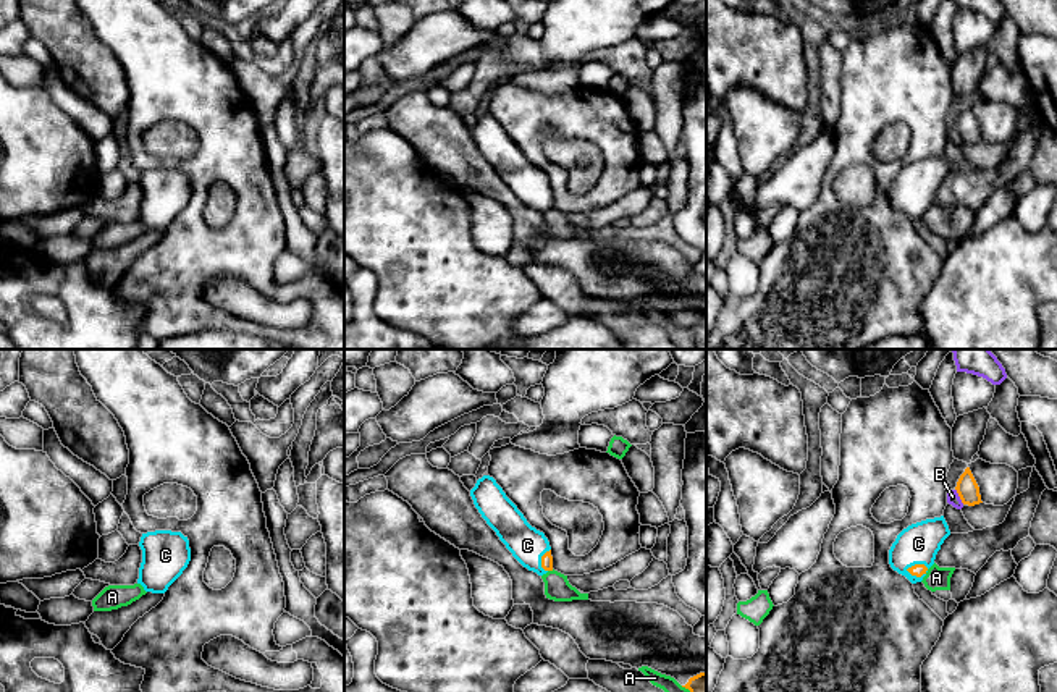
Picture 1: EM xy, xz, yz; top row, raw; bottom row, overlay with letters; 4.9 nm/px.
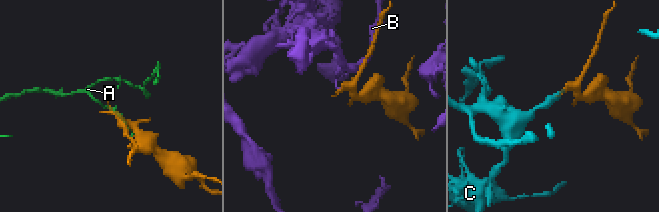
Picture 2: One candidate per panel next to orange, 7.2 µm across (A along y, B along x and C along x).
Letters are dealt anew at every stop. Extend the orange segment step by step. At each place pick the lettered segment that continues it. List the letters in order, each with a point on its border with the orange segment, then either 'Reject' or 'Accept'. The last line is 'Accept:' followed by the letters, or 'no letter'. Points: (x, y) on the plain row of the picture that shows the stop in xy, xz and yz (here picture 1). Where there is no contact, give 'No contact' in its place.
A: Touches orange at xz (694, 335). Reject
B: Touches orange at yz (959, 133). Reject
C: Touches orange at yz (917, 202). Accept
Accept: C

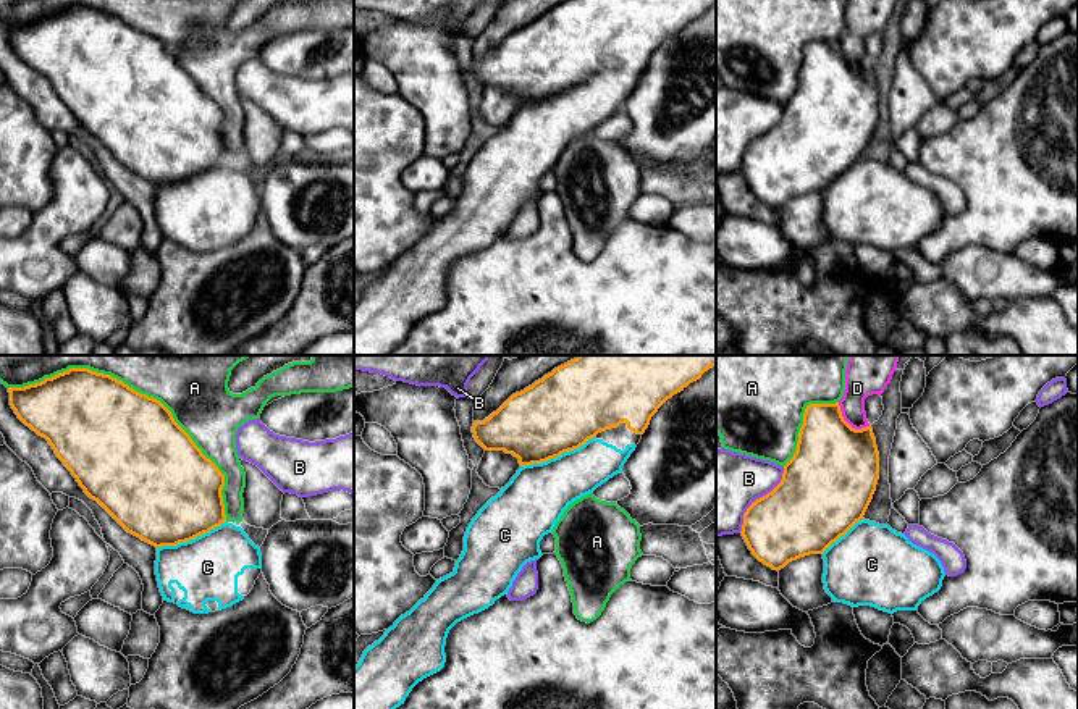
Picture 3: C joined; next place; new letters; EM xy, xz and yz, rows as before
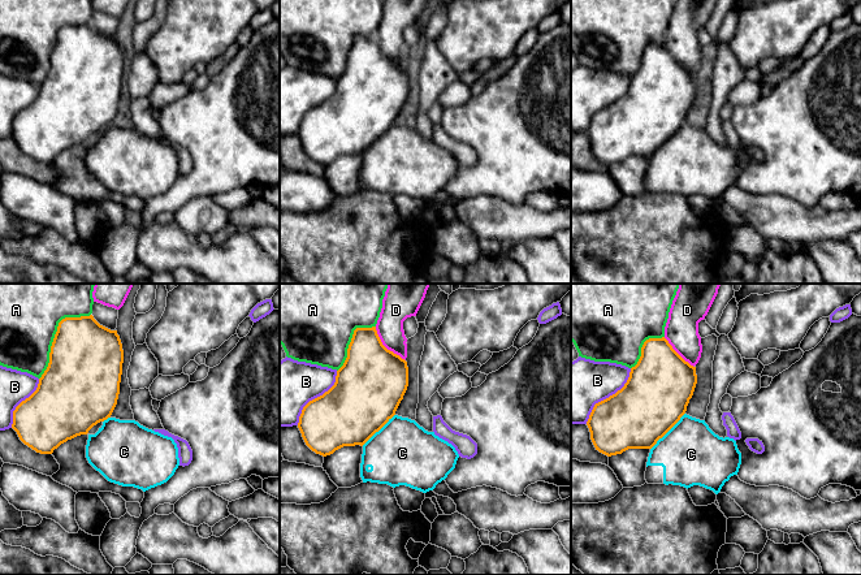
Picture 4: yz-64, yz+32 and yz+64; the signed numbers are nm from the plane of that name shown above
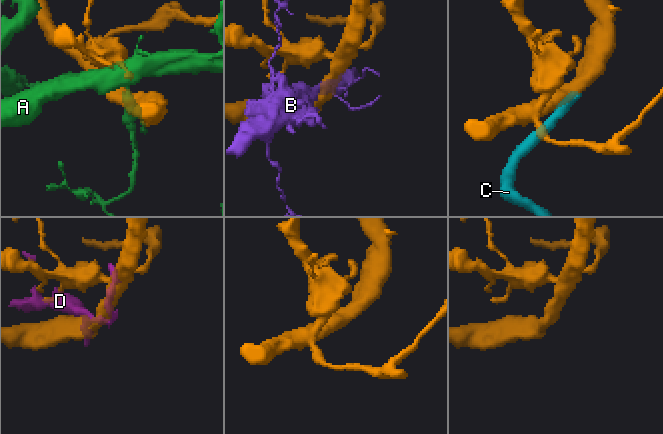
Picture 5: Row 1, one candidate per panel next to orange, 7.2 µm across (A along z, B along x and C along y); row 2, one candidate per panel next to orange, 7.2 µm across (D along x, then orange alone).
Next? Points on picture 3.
A: Touches orange at xy (144, 33). Reject
B: Touches orange at yz (760, 136). Reject
C: Touches orange at xz (556, 94). Accept
D: Touches orange at yz (847, 62). Reject
Accept: C

